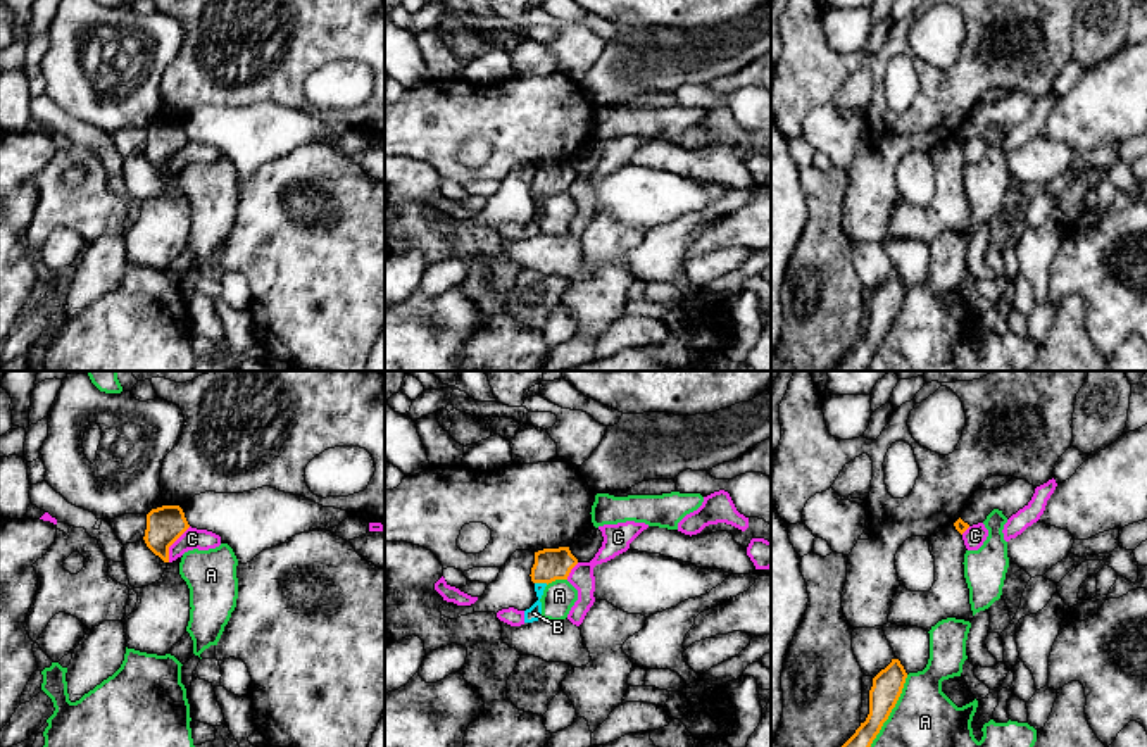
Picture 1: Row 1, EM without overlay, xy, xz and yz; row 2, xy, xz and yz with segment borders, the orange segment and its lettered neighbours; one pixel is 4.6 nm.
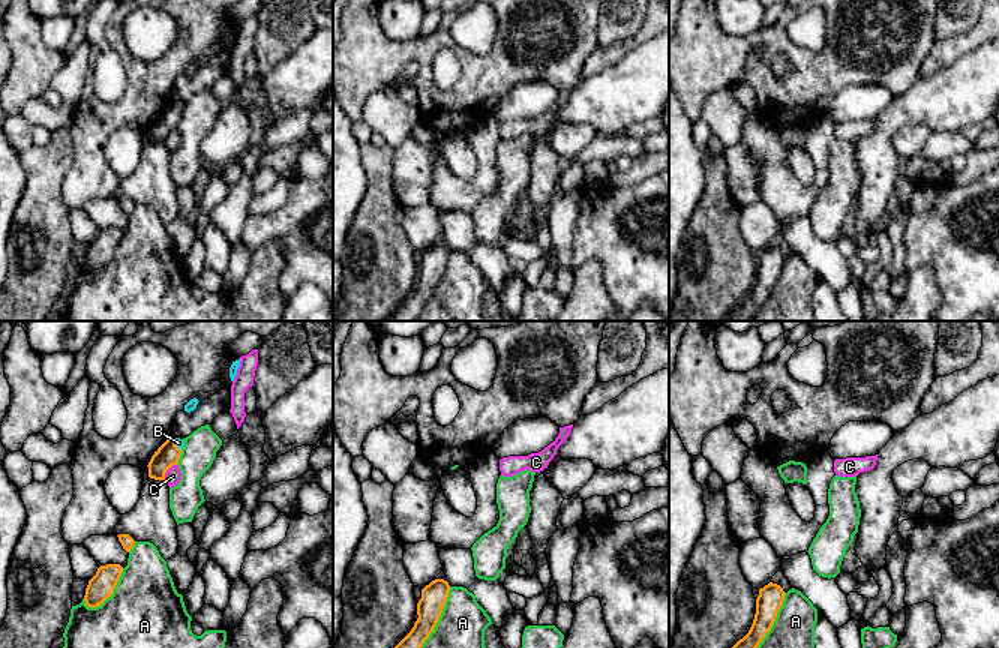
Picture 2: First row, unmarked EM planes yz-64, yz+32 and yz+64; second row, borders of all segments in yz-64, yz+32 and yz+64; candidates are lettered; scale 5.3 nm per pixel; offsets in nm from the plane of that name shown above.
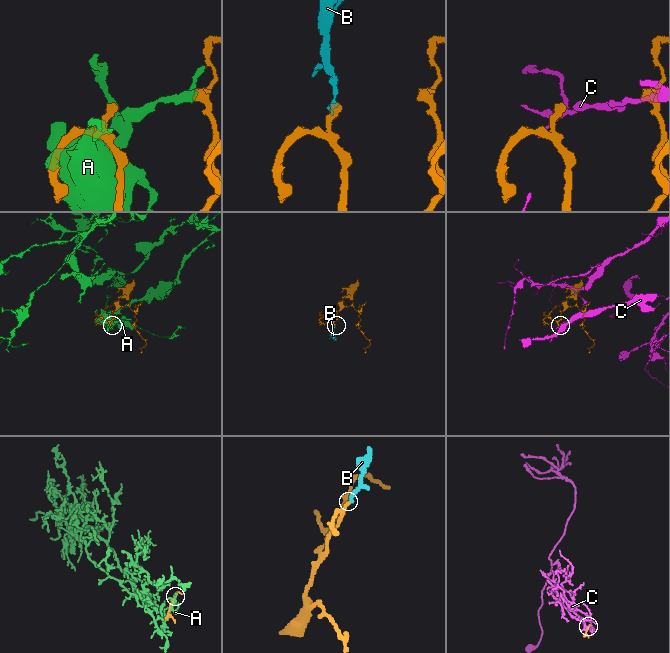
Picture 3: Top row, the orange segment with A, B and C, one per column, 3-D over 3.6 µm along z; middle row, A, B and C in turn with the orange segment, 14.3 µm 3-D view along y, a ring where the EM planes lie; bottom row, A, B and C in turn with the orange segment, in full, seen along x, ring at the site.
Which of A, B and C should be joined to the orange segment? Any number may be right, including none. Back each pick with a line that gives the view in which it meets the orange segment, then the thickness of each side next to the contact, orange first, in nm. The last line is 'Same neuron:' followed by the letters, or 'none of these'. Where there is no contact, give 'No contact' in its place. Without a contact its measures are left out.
B: Touches orange in xz. Thickness 150 nm (orange) against 70 nm
Same neuron: B

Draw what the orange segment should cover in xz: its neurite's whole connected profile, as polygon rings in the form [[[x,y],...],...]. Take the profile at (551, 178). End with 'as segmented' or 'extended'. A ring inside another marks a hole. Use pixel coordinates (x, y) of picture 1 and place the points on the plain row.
[[[569,160],[543,162],[535,166],[535,178],[531,181],[531,195],[538,214],[524,224],[524,236],[542,233],[542,209],[548,197],[555,193],[567,193],[571,183],[578,178],[578,173],[571,167]]] | extended

